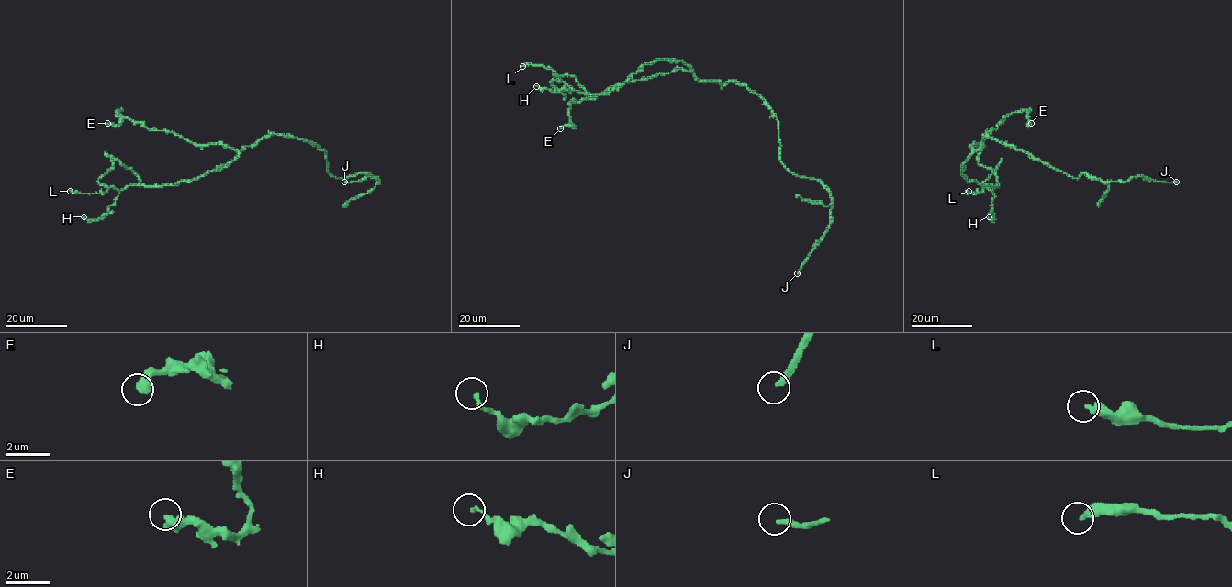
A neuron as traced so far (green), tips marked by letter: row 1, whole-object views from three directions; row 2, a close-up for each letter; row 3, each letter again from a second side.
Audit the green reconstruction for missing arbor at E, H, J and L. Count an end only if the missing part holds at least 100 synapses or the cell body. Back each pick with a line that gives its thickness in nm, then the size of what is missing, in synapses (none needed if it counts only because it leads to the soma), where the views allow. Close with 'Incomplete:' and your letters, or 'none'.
J: 240 nm thick; about 200 synapses
Incomplete: J

